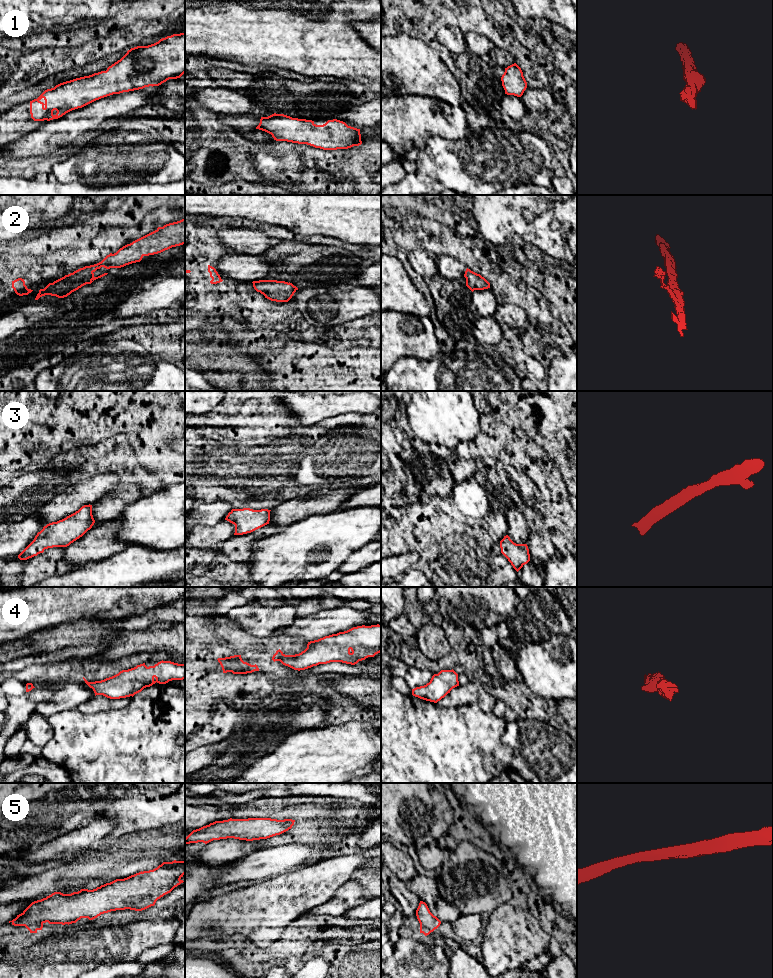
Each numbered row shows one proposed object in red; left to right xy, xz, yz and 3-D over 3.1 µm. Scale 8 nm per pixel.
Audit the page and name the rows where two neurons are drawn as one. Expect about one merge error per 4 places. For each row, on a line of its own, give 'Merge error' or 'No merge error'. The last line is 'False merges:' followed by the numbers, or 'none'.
1: No merge error
2: No merge error
3: No merge error
4: No merge error
5: No merge error
False merges: none

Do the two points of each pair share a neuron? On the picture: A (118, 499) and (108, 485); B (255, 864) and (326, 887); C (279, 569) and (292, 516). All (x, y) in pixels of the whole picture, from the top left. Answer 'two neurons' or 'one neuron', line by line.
A: two neurons
B: two neurons
C: two neurons

